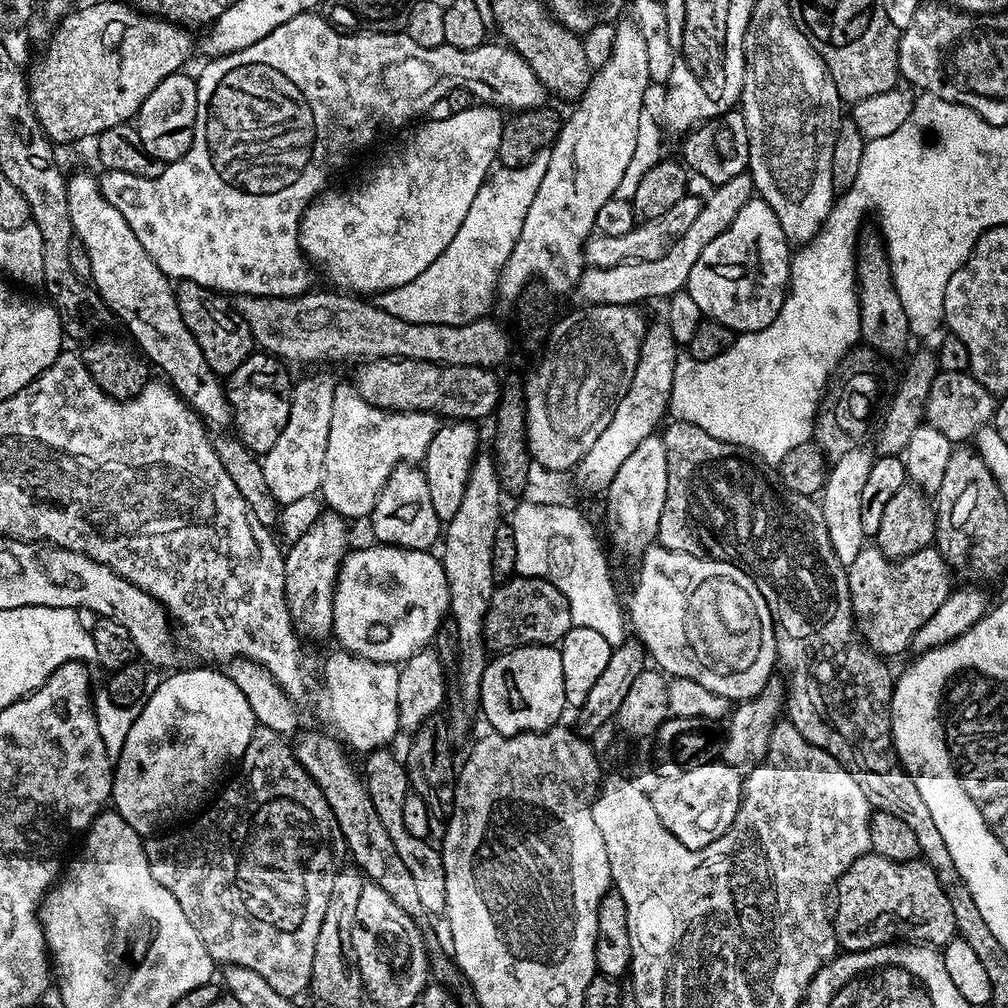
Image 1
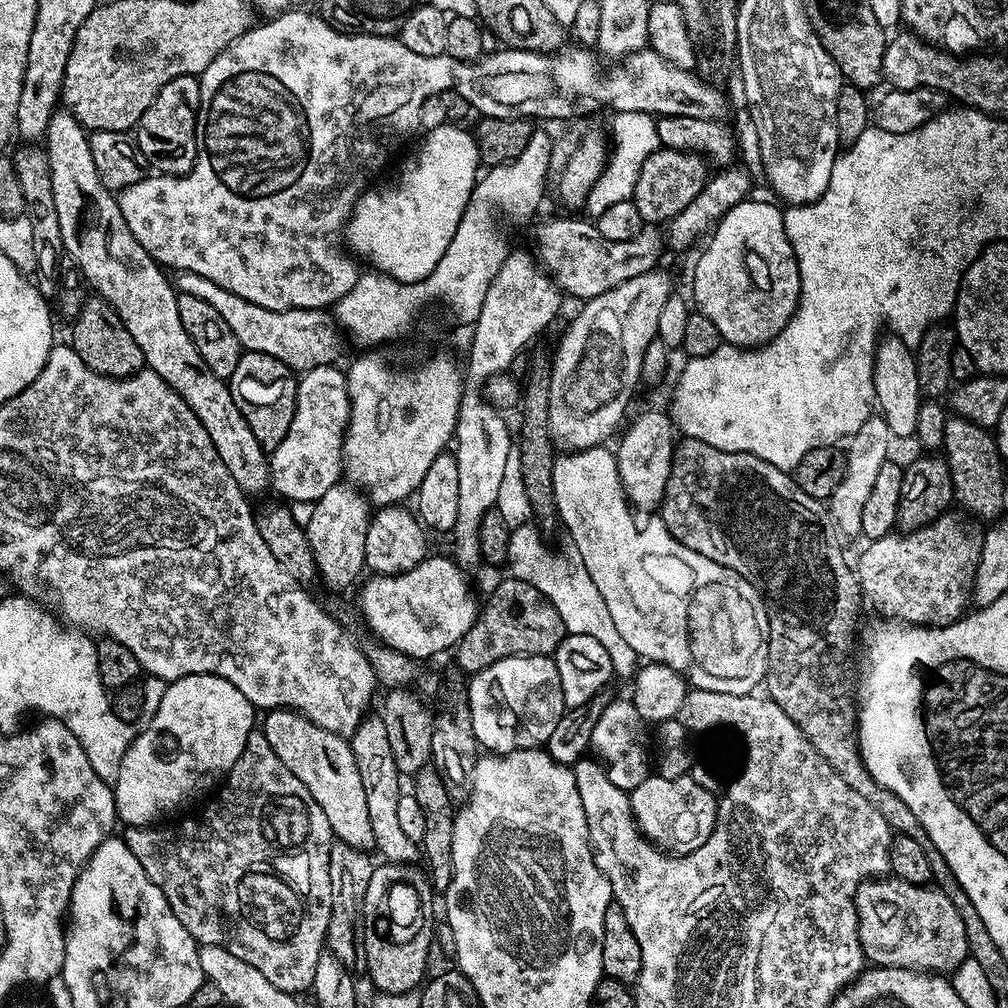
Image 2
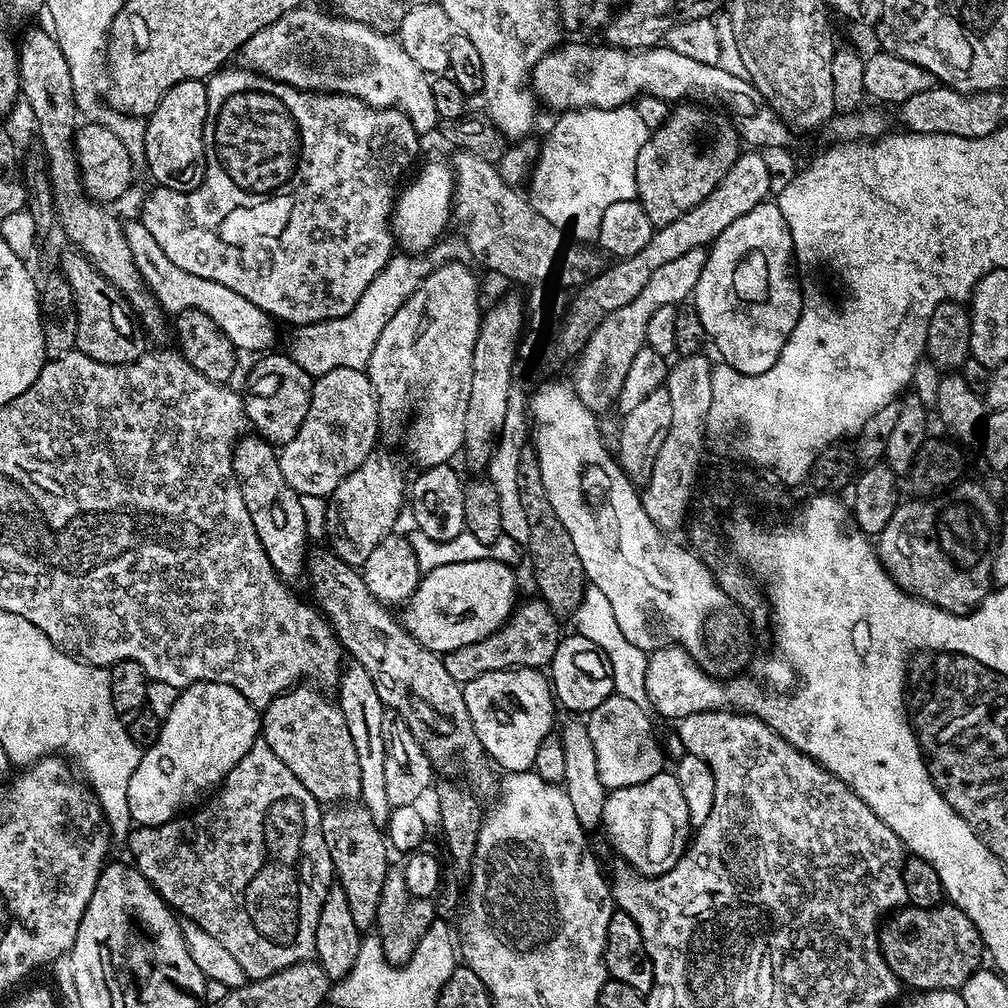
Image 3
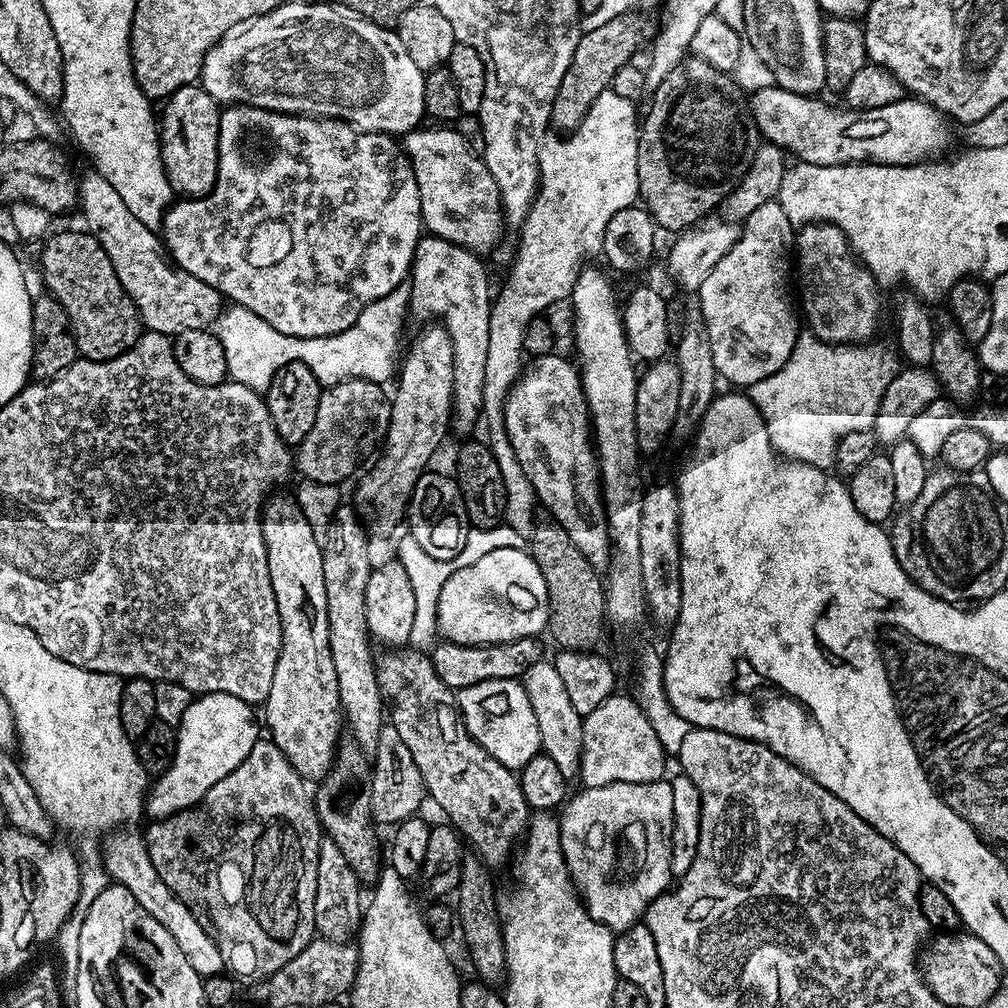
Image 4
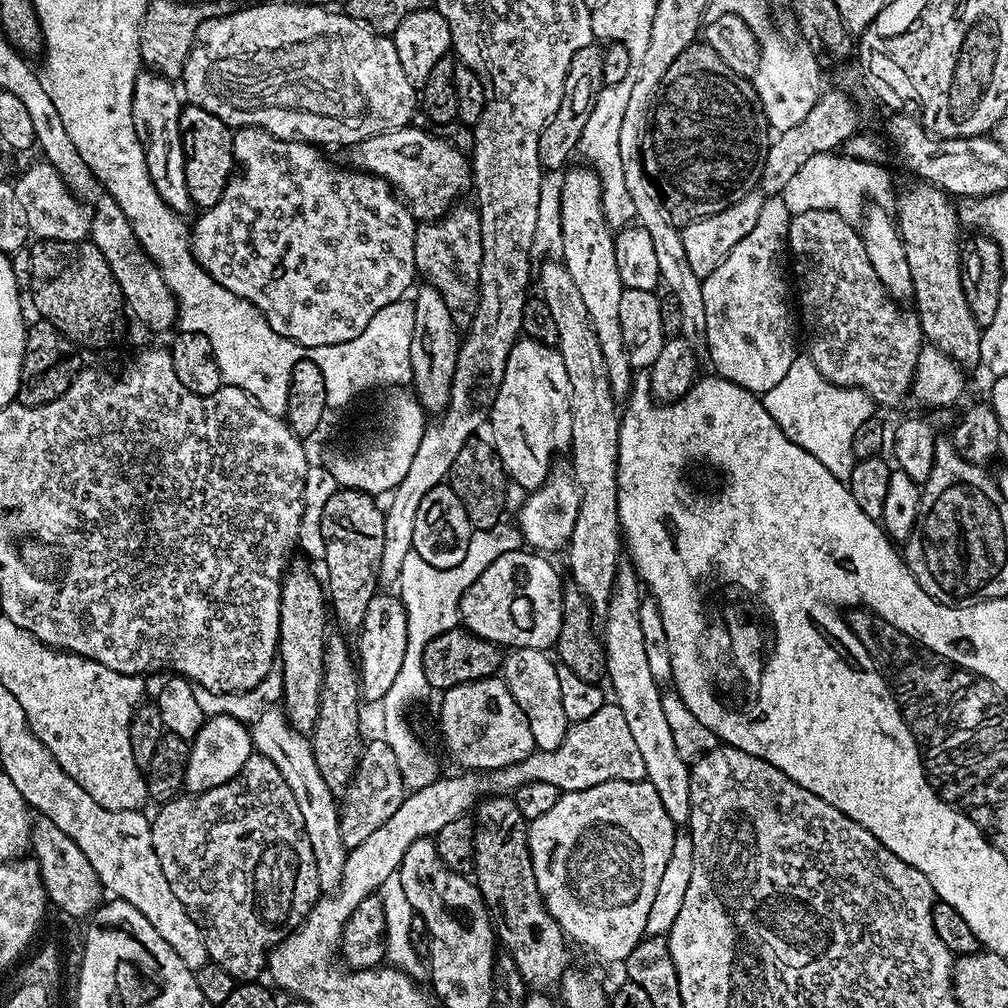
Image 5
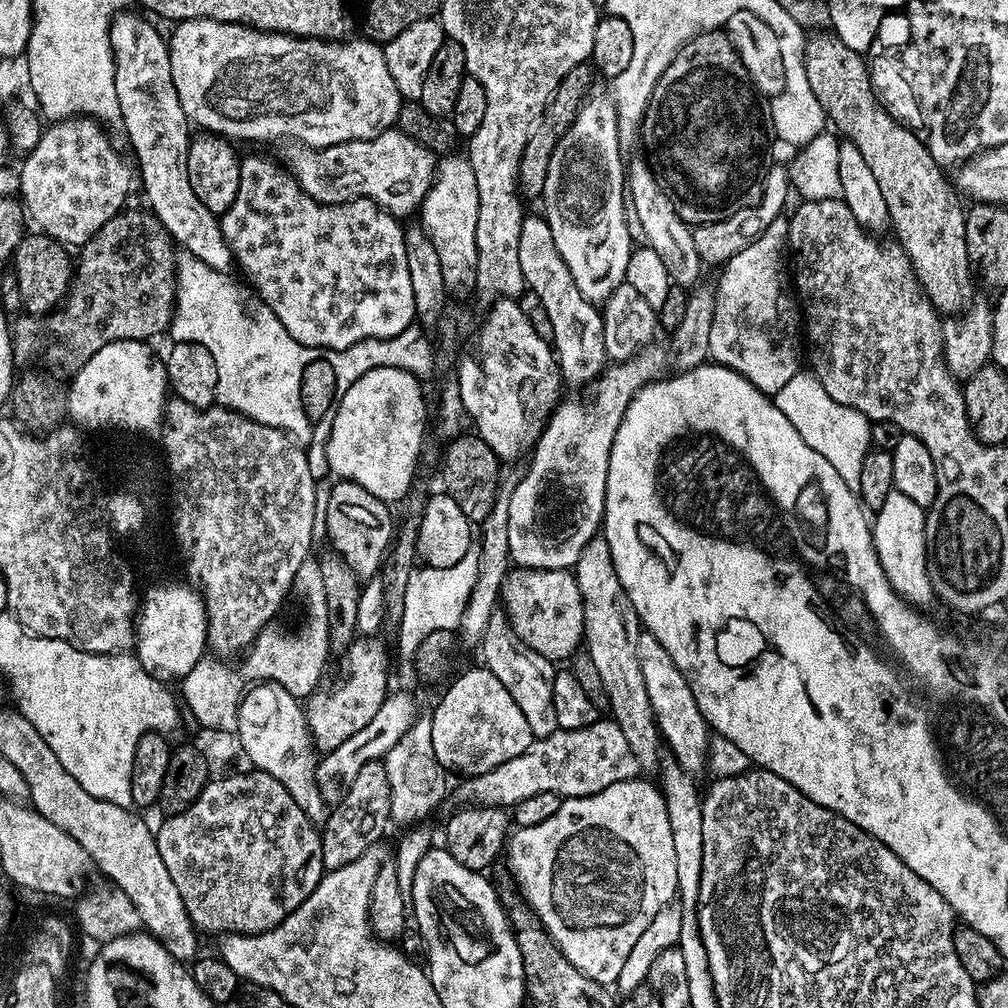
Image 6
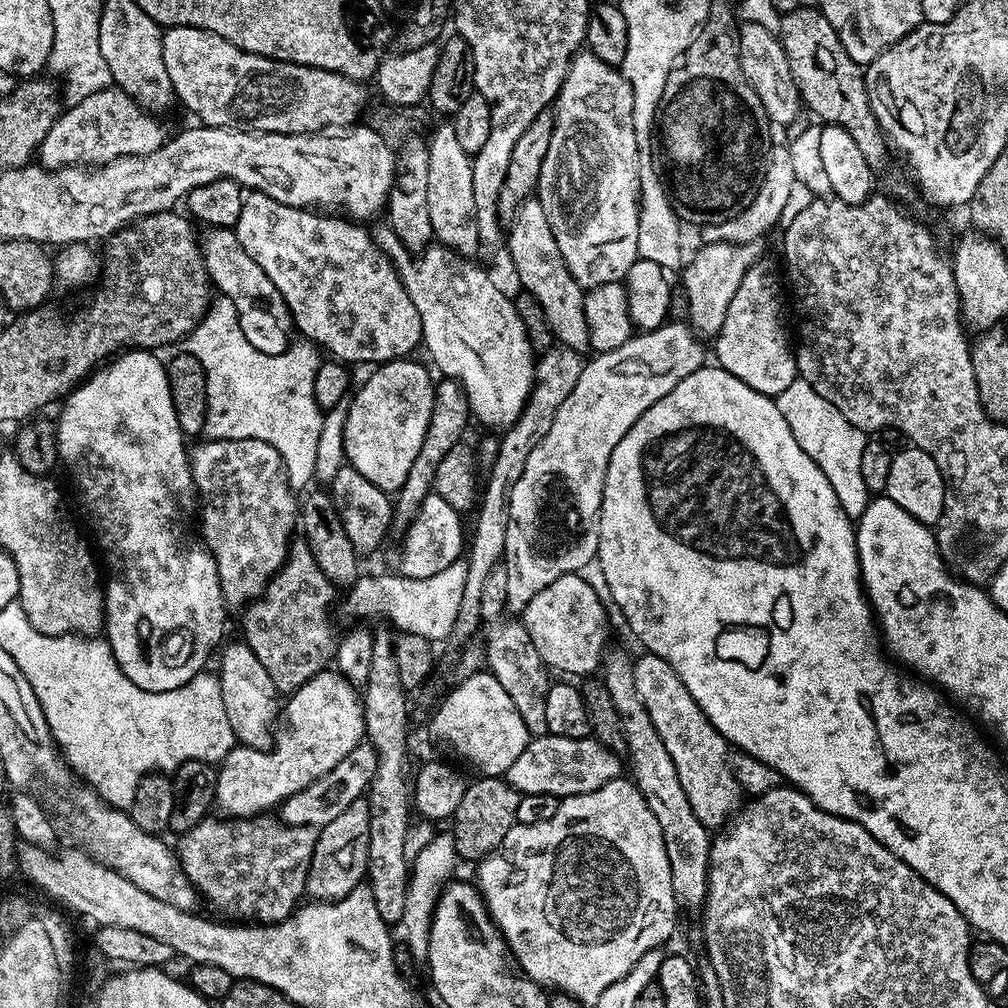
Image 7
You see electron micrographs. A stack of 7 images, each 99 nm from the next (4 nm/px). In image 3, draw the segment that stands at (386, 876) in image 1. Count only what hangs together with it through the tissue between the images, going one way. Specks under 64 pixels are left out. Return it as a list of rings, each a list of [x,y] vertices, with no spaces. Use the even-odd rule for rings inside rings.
[[[293,686],[273,698],[262,712],[262,739],[290,766],[290,774],[294,774],[321,805],[352,802],[360,794],[354,738],[350,738],[350,730],[346,730],[346,718],[339,707],[333,701],[331,704],[316,688],[319,687]]]

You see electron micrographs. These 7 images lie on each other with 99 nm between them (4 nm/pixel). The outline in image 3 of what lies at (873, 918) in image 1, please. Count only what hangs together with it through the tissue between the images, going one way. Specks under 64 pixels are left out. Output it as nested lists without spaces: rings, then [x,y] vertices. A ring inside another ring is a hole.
[[[951,902],[938,908],[913,908],[904,906],[891,917],[892,925],[880,933],[880,948],[884,952],[890,970],[898,977],[901,985],[908,984],[912,990],[937,992],[958,990],[982,967],[986,949],[980,939],[980,931],[963,910]]]

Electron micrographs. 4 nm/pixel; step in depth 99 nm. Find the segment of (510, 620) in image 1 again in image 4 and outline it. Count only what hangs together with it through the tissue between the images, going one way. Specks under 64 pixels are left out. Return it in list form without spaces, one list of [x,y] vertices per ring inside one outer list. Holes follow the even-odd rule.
[[[522,638],[505,644],[455,644],[453,640],[444,640],[431,649],[430,659],[438,678],[446,682],[453,690],[469,688],[478,682],[491,680],[520,680],[530,666],[542,659],[541,641],[536,638]]]

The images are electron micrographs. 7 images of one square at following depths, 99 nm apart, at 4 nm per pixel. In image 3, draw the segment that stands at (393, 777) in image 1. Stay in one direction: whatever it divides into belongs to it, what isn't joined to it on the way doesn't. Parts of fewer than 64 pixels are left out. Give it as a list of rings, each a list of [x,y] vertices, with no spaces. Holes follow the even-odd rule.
[[[352,662],[341,671],[338,677],[340,684],[340,713],[346,718],[346,730],[350,730],[350,738],[354,738],[354,750],[358,754],[358,770],[360,771],[359,803],[370,810],[370,818],[375,824],[387,825],[388,816],[392,813],[392,803],[386,794],[386,742],[384,741],[384,713],[386,711],[382,698],[378,698],[378,690],[374,690],[374,682],[362,666]]]

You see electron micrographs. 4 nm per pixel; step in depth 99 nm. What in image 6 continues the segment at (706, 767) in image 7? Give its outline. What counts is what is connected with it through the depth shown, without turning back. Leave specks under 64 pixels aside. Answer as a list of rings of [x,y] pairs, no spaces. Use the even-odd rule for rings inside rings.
[[[646,630],[641,631],[638,638],[638,666],[642,666],[642,682],[646,682],[646,694],[650,698],[652,717],[656,719],[656,727],[660,729],[663,743],[685,772],[697,774],[706,768],[706,753],[710,729],[704,716],[698,710],[698,702],[694,698],[688,679],[674,666],[674,658],[666,654],[666,646],[654,638]]]

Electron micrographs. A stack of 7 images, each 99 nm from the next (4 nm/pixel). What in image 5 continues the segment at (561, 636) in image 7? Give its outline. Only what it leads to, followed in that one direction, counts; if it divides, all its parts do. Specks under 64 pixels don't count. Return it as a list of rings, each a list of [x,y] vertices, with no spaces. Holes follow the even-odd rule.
[[[517,550],[490,562],[460,599],[463,627],[508,650],[551,649],[562,630],[564,588],[555,566],[548,560],[551,559],[547,555],[532,550]]]

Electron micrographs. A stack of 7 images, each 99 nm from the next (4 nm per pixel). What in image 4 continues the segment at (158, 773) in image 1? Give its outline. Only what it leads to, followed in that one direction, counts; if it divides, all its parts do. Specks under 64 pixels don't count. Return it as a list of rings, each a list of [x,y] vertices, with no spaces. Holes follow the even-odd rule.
[[[206,692],[197,695],[193,699],[192,703],[186,707],[186,712],[182,714],[182,718],[176,728],[176,748],[172,751],[172,763],[168,765],[168,768],[159,773],[155,777],[154,783],[149,787],[146,793],[146,812],[147,815],[156,820],[164,820],[168,816],[172,816],[175,812],[181,812],[187,808],[193,808],[193,806],[201,800],[203,796],[208,793],[210,786],[218,786],[218,782],[222,782],[222,778],[226,778],[226,774],[230,774],[230,770],[234,770],[240,765],[246,758],[246,754],[250,754],[250,750],[254,746],[254,742],[258,738],[258,732],[256,732],[256,720],[258,724],[258,716],[254,713],[253,705],[247,704],[242,698],[234,698],[234,694],[222,694],[221,692]]]

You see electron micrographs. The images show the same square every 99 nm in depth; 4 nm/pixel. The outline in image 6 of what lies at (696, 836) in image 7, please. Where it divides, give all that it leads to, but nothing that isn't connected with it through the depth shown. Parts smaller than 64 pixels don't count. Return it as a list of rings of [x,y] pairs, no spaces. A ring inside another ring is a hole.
[[[597,534],[586,550],[582,550],[574,575],[582,594],[584,611],[582,644],[606,686],[607,711],[622,730],[630,750],[634,750],[641,769],[655,769],[662,760],[662,737],[656,727],[656,719],[652,717],[646,682],[642,682],[642,666],[638,666],[638,638],[642,625],[630,598],[626,598],[622,590],[622,582],[618,582],[618,574],[610,558],[610,546],[603,535]]]

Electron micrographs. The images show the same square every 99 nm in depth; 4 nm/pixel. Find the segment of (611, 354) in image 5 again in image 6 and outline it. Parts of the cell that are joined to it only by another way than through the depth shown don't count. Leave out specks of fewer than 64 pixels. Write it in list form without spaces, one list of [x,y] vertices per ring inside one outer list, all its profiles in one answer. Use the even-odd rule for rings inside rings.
[[[589,95],[578,110],[570,130],[562,134],[558,146],[554,146],[554,154],[550,154],[550,170],[546,174],[542,197],[542,215],[550,226],[550,234],[554,234],[554,246],[558,246],[562,262],[570,266],[570,274],[574,274],[578,290],[582,290],[584,297],[597,306],[603,305],[610,294],[614,294],[616,287],[625,283],[626,266],[634,247],[630,212],[626,207],[626,156],[620,153],[620,132],[622,125],[618,122],[611,95]]]

